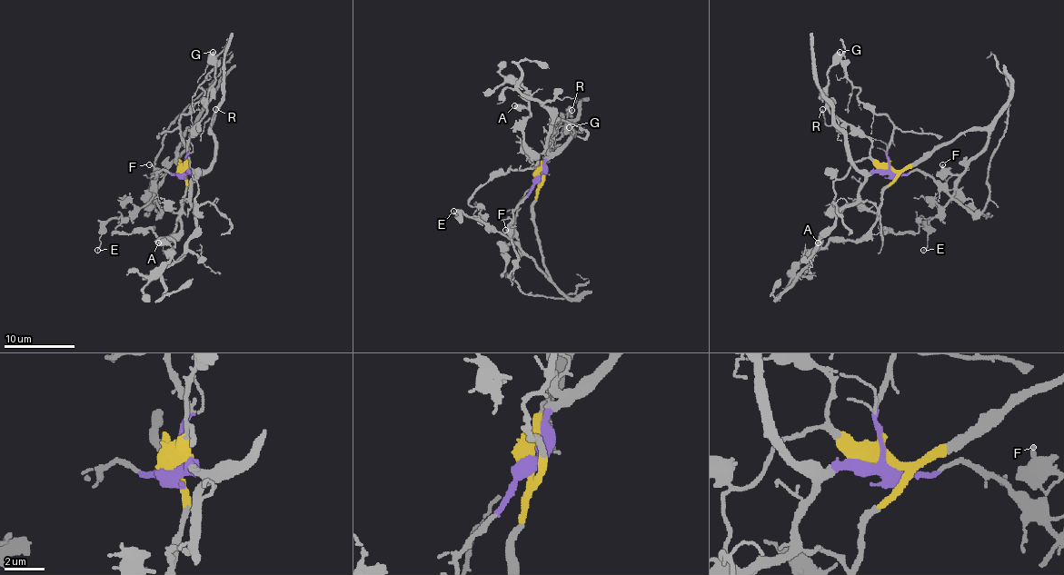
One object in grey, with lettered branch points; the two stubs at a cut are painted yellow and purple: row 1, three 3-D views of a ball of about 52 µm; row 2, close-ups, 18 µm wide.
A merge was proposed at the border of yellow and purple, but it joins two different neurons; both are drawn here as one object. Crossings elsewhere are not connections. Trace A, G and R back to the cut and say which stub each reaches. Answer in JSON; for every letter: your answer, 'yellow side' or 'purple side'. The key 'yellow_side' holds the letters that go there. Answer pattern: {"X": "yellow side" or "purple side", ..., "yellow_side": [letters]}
{"A": "yellow side", "G": "yellow side", "R": "purple side", "yellow_side": ["A", "G"]}

